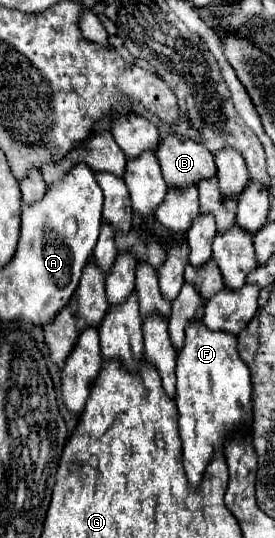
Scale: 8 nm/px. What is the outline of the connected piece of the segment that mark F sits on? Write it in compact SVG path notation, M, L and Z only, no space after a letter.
M189 322L185 342L177 358L177 414L179 436L183 442L183 464L191 484L199 484L215 450L223 448L225 438L239 426L251 424L251 378L247 364L239 358L237 336L209 330L203 322Z

